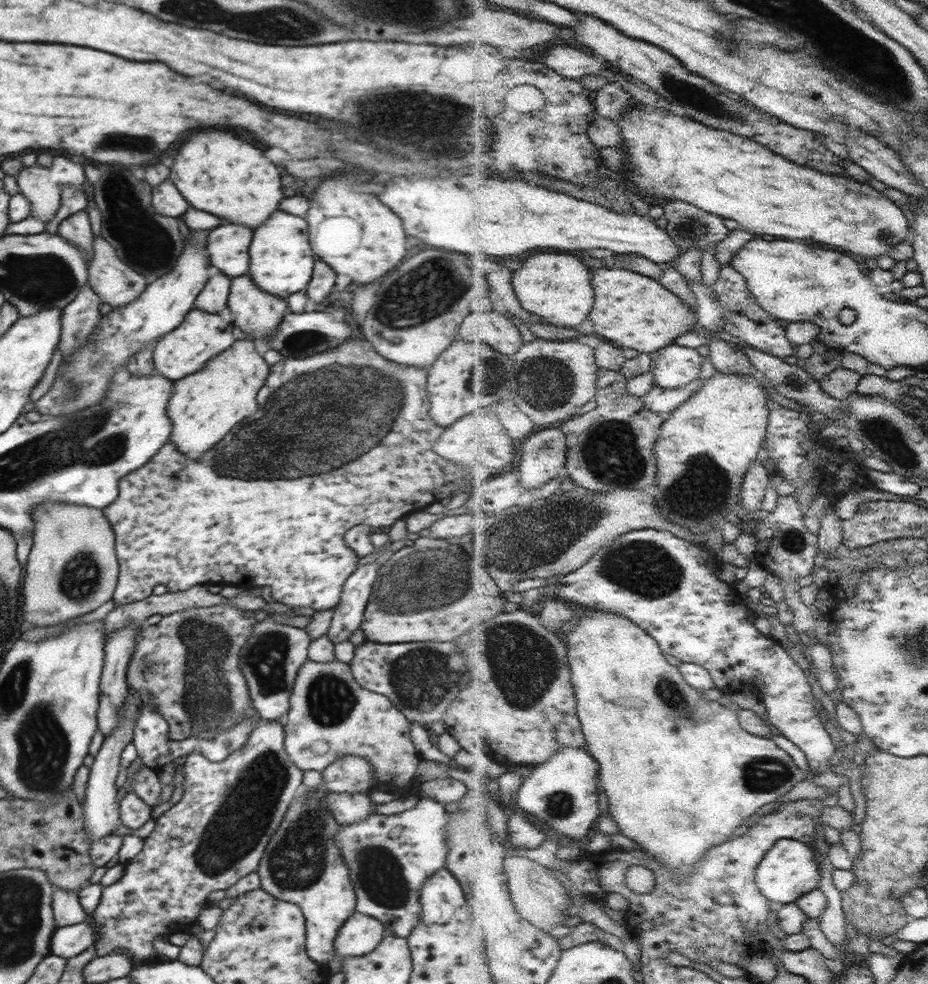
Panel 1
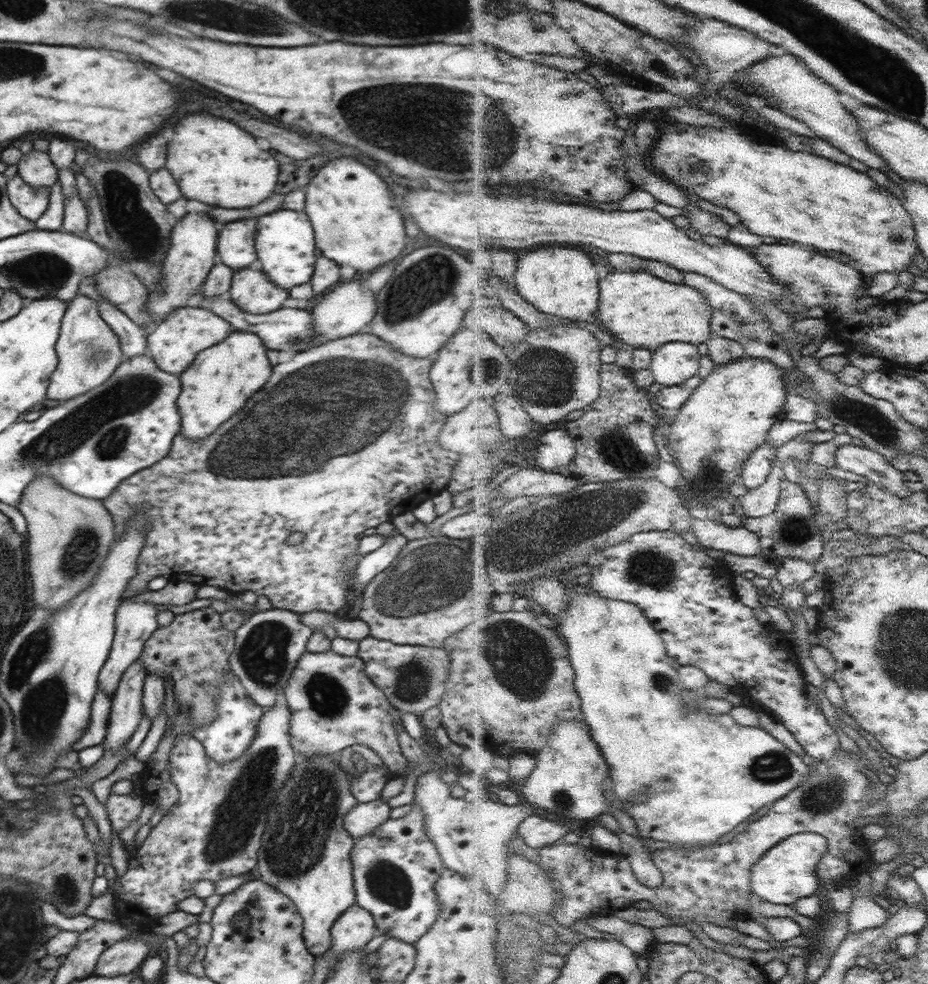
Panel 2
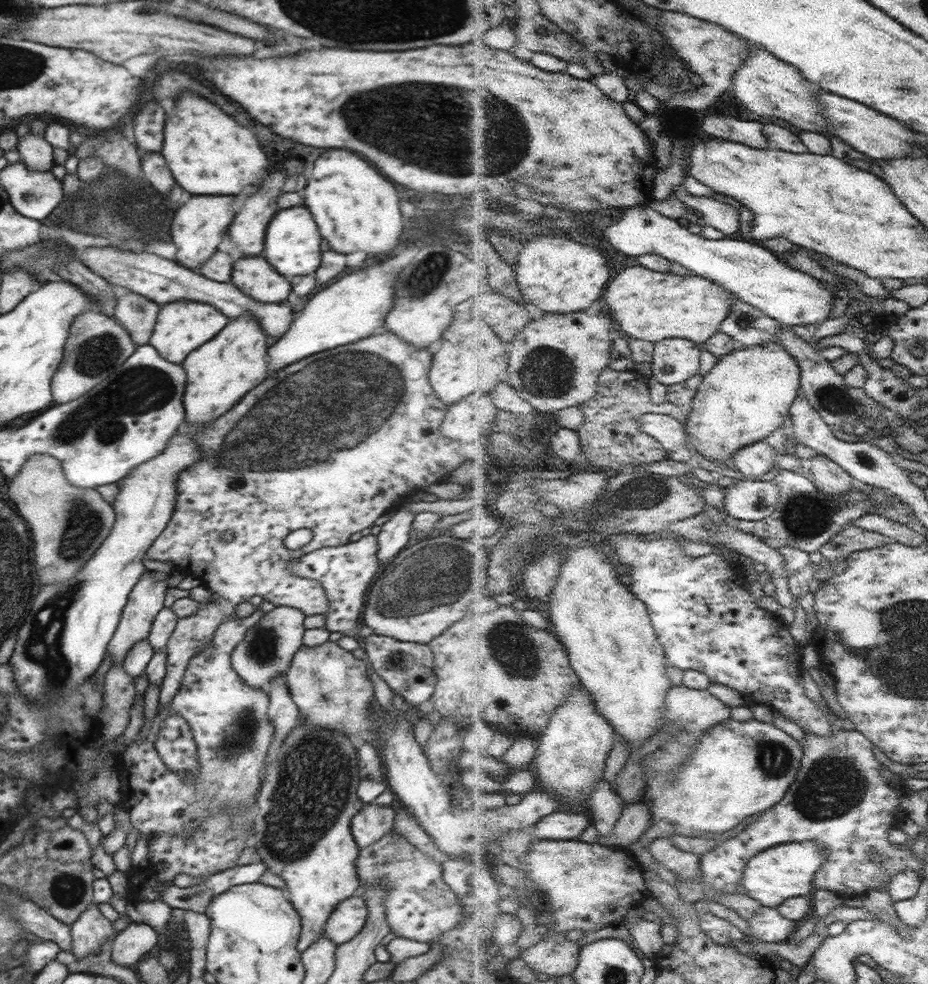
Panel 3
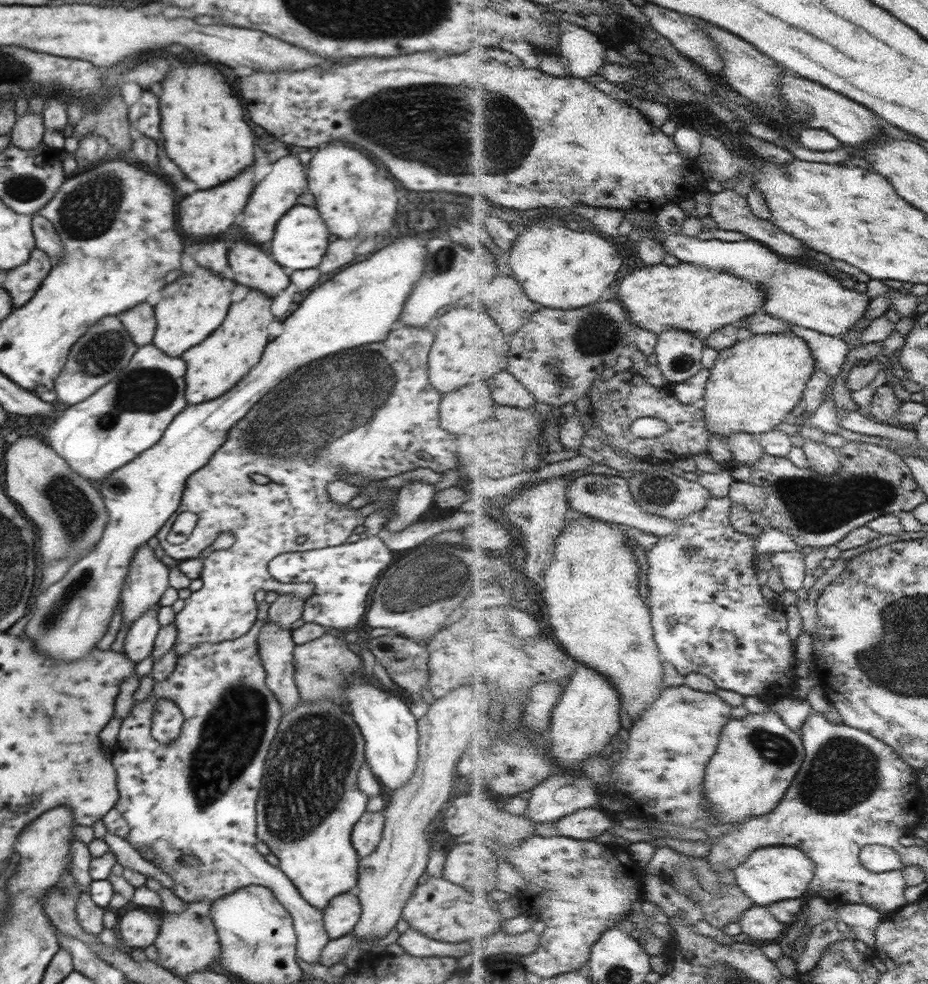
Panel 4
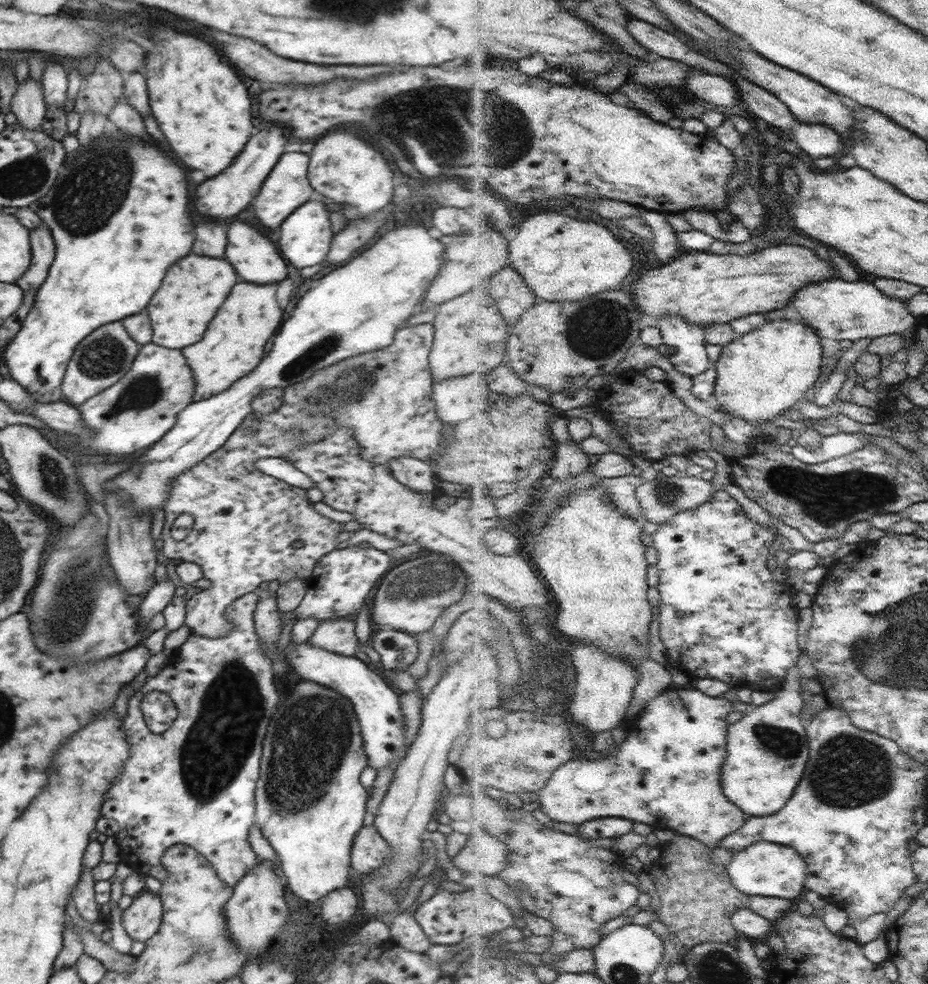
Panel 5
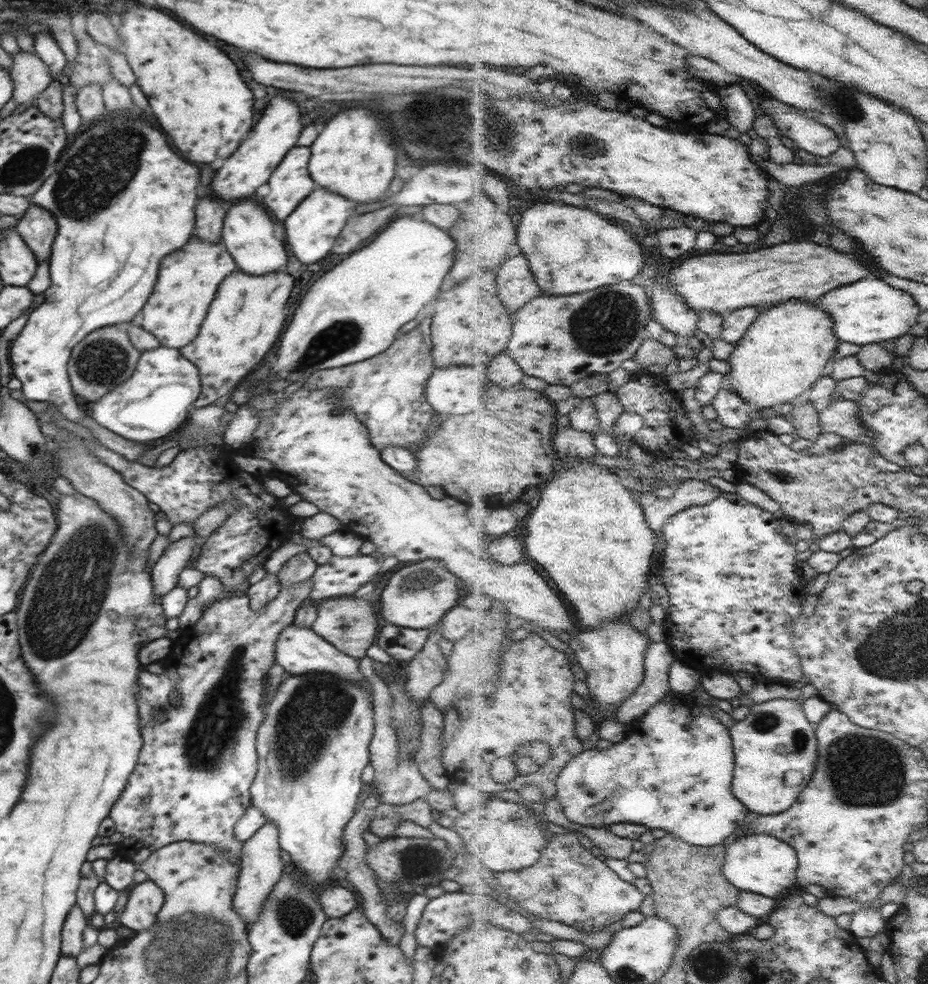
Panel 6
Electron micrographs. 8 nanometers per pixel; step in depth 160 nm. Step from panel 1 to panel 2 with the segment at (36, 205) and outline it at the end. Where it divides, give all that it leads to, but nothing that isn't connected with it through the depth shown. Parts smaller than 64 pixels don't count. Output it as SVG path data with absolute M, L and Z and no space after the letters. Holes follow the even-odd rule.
M32 150L21 156L16 165L17 174L30 186L48 187L50 192L51 186L59 180L59 170L46 152Z

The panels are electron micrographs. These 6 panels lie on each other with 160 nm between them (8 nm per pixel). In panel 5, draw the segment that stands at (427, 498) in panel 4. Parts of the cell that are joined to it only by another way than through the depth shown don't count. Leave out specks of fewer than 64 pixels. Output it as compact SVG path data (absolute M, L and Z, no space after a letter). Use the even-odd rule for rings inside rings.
M401 456L390 460L391 473L402 484L412 490L430 493L434 488L433 472L430 464L414 457Z

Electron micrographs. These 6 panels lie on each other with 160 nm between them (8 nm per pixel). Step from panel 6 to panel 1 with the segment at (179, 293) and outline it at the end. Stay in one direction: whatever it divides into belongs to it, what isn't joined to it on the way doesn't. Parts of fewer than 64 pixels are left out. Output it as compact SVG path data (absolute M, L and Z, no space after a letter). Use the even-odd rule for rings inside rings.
M193 309L172 332L160 336L153 348L153 363L156 372L170 380L180 380L198 372L212 356L227 351L238 337L236 326L226 320L226 314L208 314L204 310Z

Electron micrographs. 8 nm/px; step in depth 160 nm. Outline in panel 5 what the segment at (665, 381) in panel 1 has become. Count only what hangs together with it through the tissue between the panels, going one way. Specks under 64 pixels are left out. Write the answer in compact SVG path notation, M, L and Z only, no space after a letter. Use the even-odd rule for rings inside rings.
M664 316L658 324L664 344L673 348L672 362L684 374L700 376L712 368L707 330L698 323L680 316Z

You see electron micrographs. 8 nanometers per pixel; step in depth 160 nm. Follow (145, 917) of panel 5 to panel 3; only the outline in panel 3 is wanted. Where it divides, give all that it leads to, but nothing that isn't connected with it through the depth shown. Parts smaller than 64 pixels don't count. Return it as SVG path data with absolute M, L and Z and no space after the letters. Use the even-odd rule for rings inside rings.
M131 922L113 938L111 957L120 966L134 968L144 954L159 944L158 936L149 924Z

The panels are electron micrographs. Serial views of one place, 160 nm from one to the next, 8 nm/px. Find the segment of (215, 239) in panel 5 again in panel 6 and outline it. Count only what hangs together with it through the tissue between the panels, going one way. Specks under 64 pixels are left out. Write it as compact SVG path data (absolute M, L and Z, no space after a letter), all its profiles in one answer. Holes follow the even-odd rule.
M212 194L204 196L196 206L196 236L211 243L220 243L224 214L228 208L230 206Z

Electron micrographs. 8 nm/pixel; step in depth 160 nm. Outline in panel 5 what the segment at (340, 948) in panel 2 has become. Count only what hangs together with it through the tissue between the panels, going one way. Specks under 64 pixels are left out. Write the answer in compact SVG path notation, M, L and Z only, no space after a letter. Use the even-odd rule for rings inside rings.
M340 888L324 896L322 906L320 906L320 916L322 924L332 924L332 926L342 926L352 920L352 916L358 910L358 898L349 889Z

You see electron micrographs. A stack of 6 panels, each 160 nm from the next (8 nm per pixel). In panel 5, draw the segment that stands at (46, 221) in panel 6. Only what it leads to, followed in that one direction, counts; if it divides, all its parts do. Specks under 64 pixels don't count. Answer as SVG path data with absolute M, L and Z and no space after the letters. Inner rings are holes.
M46 224L29 229L32 258L28 271L16 281L16 286L22 288L23 293L30 289L40 288L48 277L48 270L55 257L55 240Z

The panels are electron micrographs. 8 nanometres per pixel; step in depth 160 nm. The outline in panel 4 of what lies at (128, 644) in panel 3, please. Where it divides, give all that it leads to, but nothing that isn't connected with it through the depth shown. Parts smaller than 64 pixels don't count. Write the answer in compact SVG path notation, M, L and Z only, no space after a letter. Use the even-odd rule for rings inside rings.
M148 543L137 548L136 556L132 558L128 574L125 576L124 586L121 590L121 601L123 604L123 621L129 625L144 612L148 612L162 598L162 594L169 587L169 567L164 565L159 557L159 551L154 551Z

